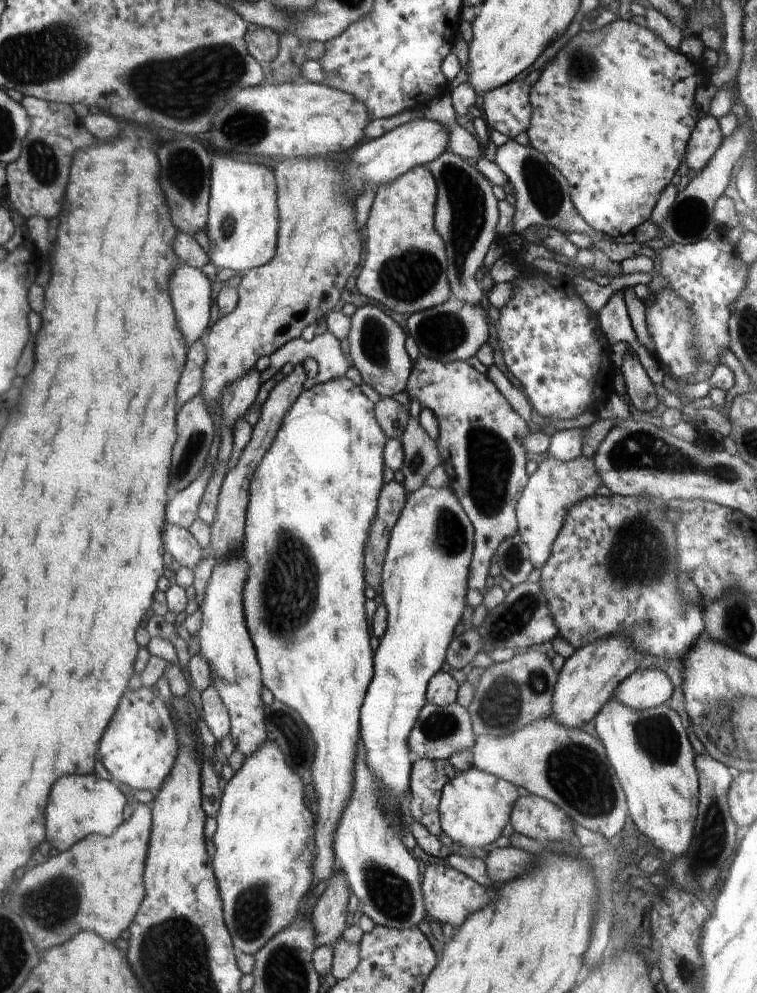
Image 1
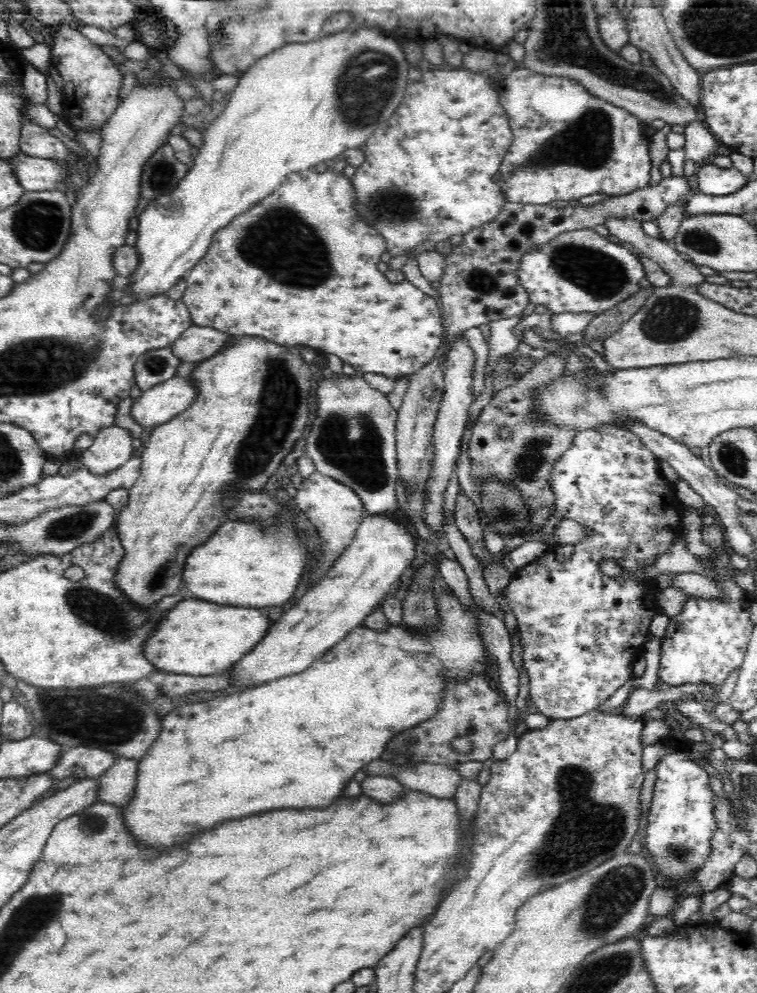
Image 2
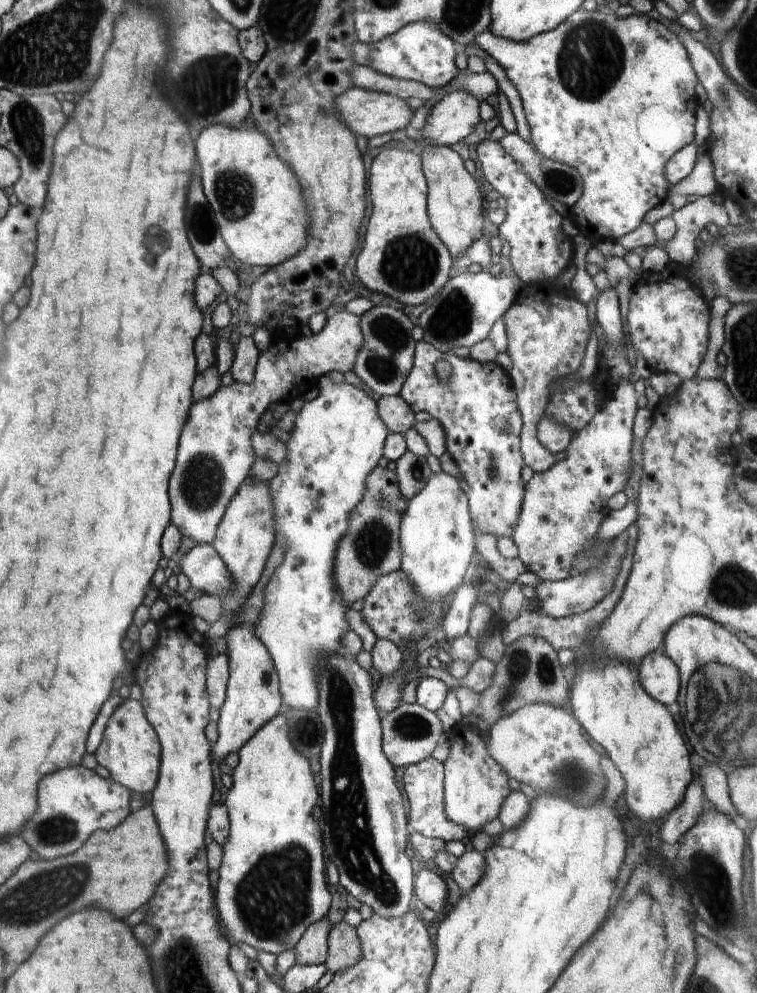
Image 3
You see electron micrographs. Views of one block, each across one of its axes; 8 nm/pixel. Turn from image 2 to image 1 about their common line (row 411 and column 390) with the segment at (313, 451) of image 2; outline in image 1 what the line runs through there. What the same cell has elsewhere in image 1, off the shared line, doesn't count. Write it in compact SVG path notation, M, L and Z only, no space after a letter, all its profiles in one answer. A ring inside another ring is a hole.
M372 304L360 306L350 318L351 329L347 336L349 354L362 380L382 396L393 396L404 391L413 366L404 347L408 334L388 314Z

